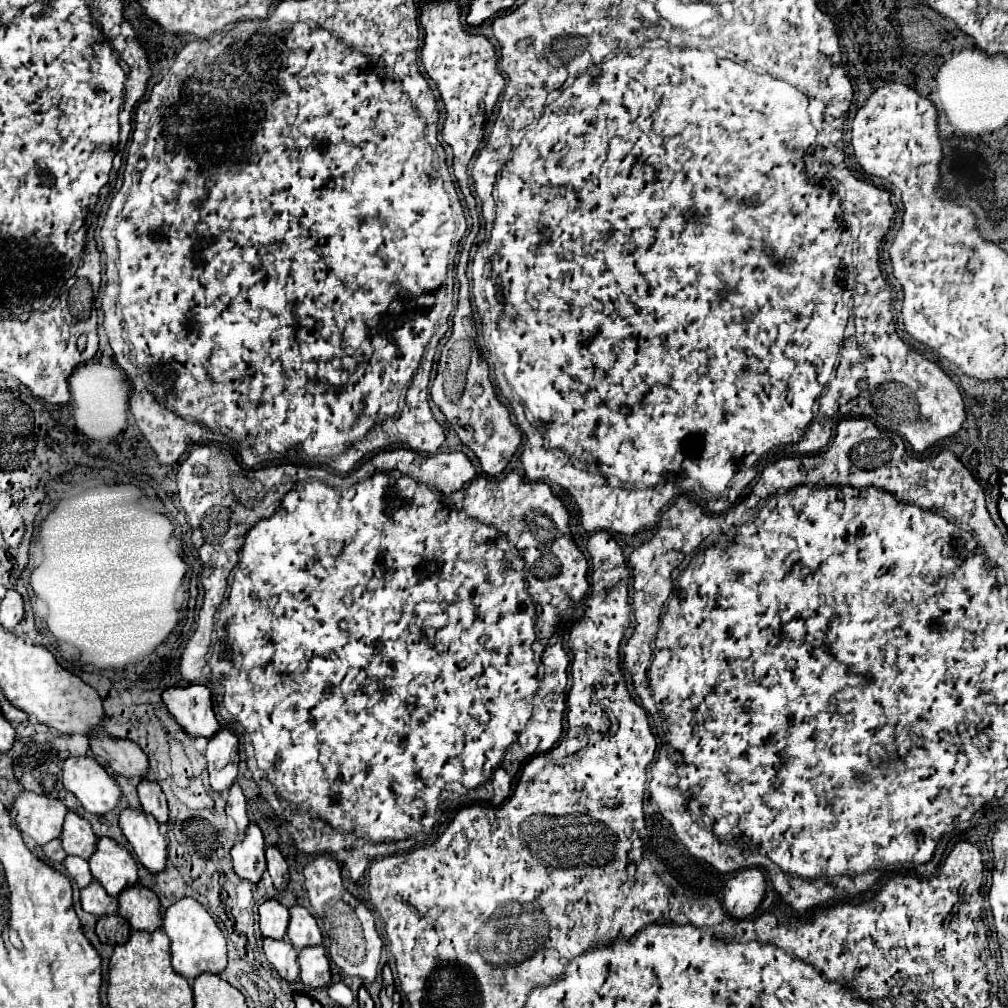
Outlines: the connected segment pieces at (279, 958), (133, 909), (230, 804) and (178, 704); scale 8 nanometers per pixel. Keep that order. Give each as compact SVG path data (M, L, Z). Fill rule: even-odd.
M264 939L264 953L266 953L266 959L270 961L270 965L274 965L274 969L278 971L278 975L284 981L294 983L298 979L298 975L300 975L298 973L298 953L288 941Z
M132 885L126 887L118 895L118 915L124 917L132 929L144 929L154 931L160 927L160 915L158 915L160 903L154 891Z
M234 783L232 789L228 791L228 799L226 799L226 815L234 817L238 833L244 833L248 829L248 813L246 813L246 799L242 789Z
M186 685L186 687L168 687L162 693L162 701L184 729L192 737L214 737L220 725L212 711L210 689L204 685Z

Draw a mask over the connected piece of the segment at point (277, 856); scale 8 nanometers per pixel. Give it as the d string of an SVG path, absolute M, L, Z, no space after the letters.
M268 847L266 849L266 863L268 863L268 873L270 873L272 881L274 881L274 887L278 891L286 889L288 887L288 879L286 879L288 865L286 865L282 853L276 847Z

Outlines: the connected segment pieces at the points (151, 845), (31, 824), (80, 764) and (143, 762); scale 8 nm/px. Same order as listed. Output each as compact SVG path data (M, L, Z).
M124 809L120 813L120 827L138 861L150 873L164 871L168 859L168 841L160 831L160 823L144 811L138 813L134 809Z
M20 791L14 799L14 821L24 835L30 835L38 845L60 837L66 807L60 799Z
M68 757L62 765L64 787L72 791L88 813L106 815L122 799L122 789L112 775L92 757Z
M96 731L88 735L90 751L106 759L114 773L124 777L146 777L148 771L148 757L132 739L118 739L104 731Z

